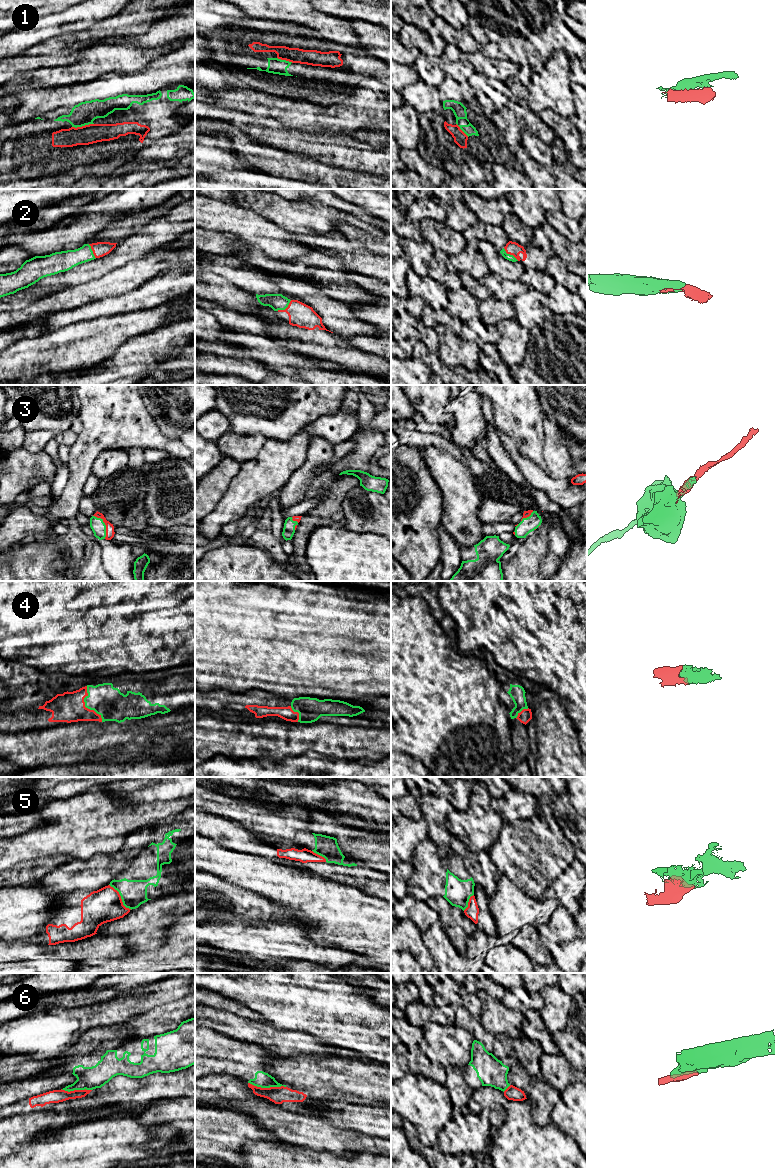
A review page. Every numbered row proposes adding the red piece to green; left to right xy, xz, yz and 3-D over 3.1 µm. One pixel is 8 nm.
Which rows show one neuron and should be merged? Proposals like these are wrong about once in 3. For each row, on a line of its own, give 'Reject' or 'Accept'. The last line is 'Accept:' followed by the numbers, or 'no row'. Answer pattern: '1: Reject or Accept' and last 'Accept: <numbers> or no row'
1: Accept
2: Accept
3: Accept
4: Accept
5: Reject
6: Reject
Accept: 1, 2, 3, 4

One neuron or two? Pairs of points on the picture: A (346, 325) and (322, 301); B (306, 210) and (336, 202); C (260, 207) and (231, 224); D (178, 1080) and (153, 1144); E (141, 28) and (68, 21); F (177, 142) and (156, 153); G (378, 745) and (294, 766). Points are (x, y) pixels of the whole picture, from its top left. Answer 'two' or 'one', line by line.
A: one
B: two
C: two
D: two
E: two
F: one
G: two

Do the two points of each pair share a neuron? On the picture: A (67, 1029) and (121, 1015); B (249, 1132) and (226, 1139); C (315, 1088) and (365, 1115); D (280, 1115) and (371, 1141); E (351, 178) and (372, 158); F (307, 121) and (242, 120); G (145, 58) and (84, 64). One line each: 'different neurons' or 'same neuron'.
A: same neuron
B: same neuron
C: different neurons
D: same neuron
E: different neurons
F: different neurons
G: same neuron

